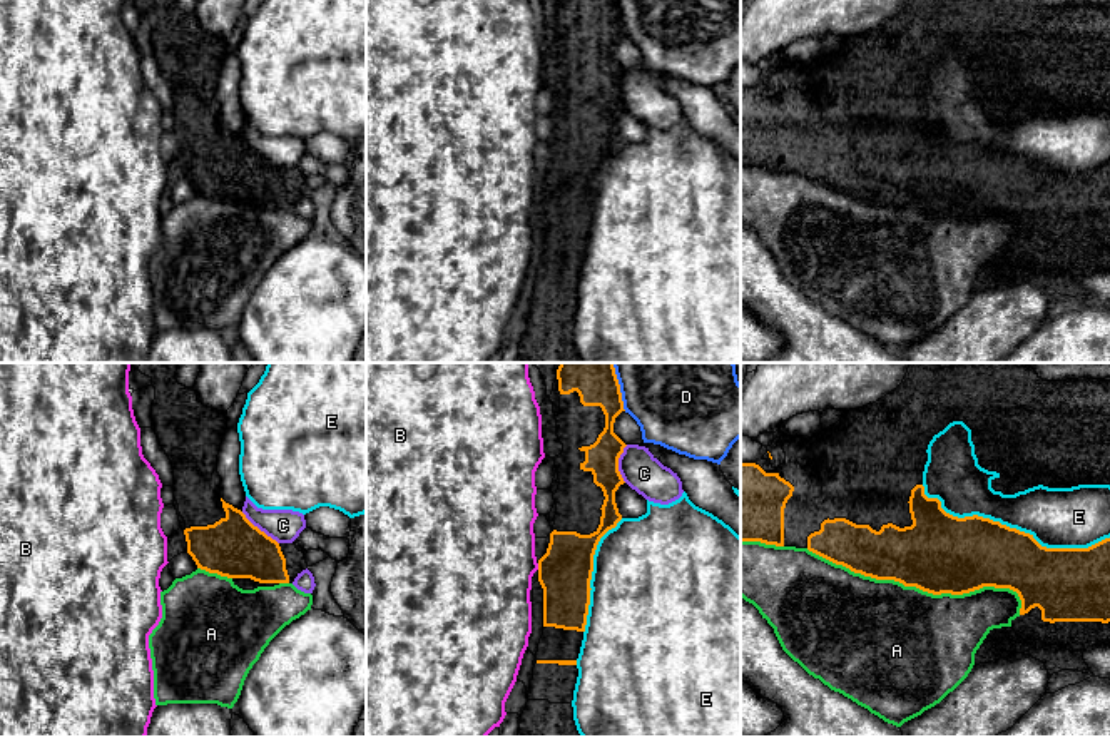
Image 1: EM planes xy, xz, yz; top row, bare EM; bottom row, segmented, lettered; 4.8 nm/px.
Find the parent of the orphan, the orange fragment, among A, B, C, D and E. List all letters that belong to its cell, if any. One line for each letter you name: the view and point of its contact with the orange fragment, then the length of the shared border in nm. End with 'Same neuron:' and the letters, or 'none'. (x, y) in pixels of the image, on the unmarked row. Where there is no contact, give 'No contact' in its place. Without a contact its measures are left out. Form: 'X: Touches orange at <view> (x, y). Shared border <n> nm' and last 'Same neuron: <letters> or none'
Same neuron: none

